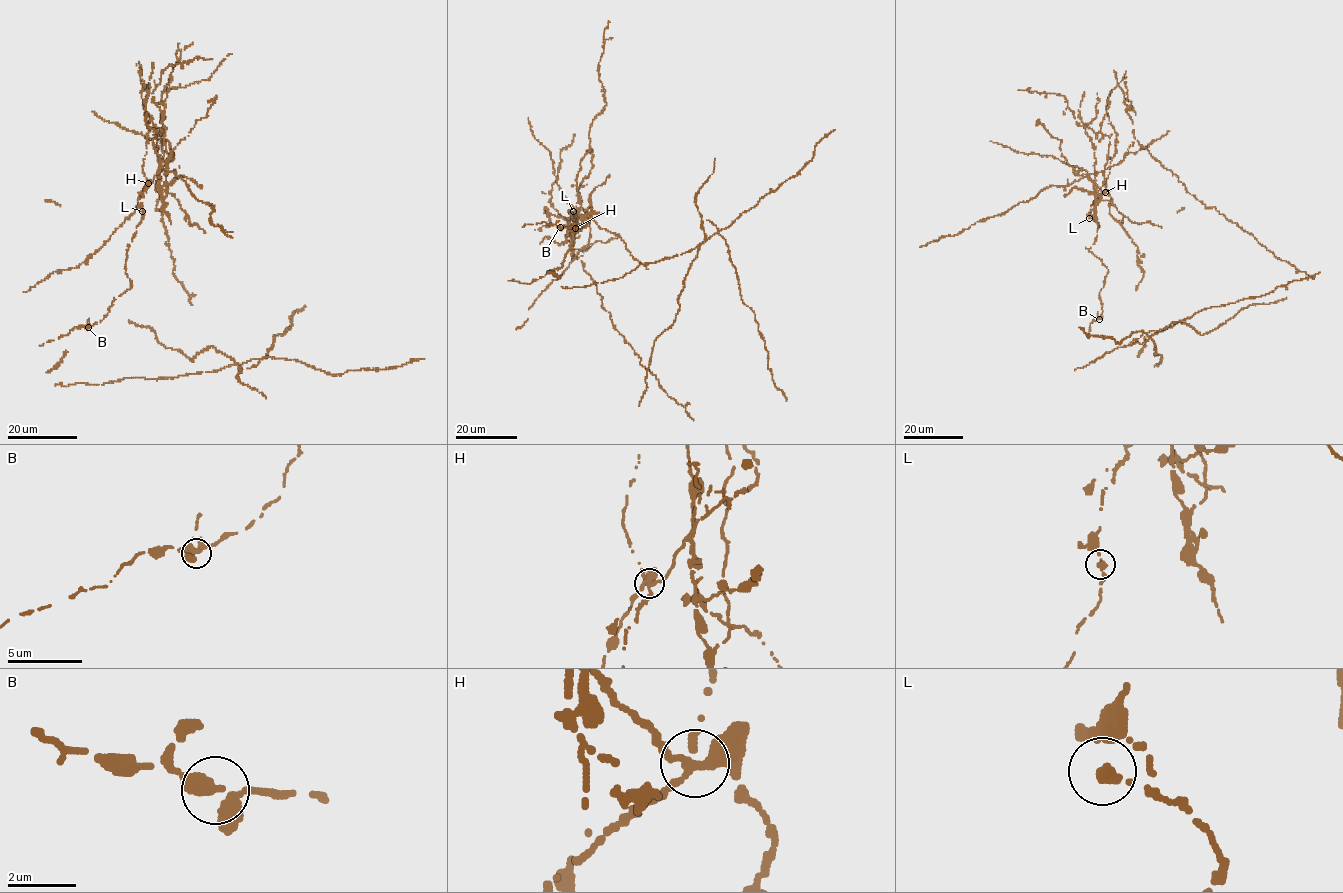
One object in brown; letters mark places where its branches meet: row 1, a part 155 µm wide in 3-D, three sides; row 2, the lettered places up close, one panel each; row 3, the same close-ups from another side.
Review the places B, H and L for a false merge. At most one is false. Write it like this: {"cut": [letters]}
{"cut": ["H"]}

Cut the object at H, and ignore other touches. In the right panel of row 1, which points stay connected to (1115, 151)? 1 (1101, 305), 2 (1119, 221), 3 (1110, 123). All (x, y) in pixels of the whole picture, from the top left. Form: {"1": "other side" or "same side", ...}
{"1": "same side", "2": "other side", "3": "same side"}

